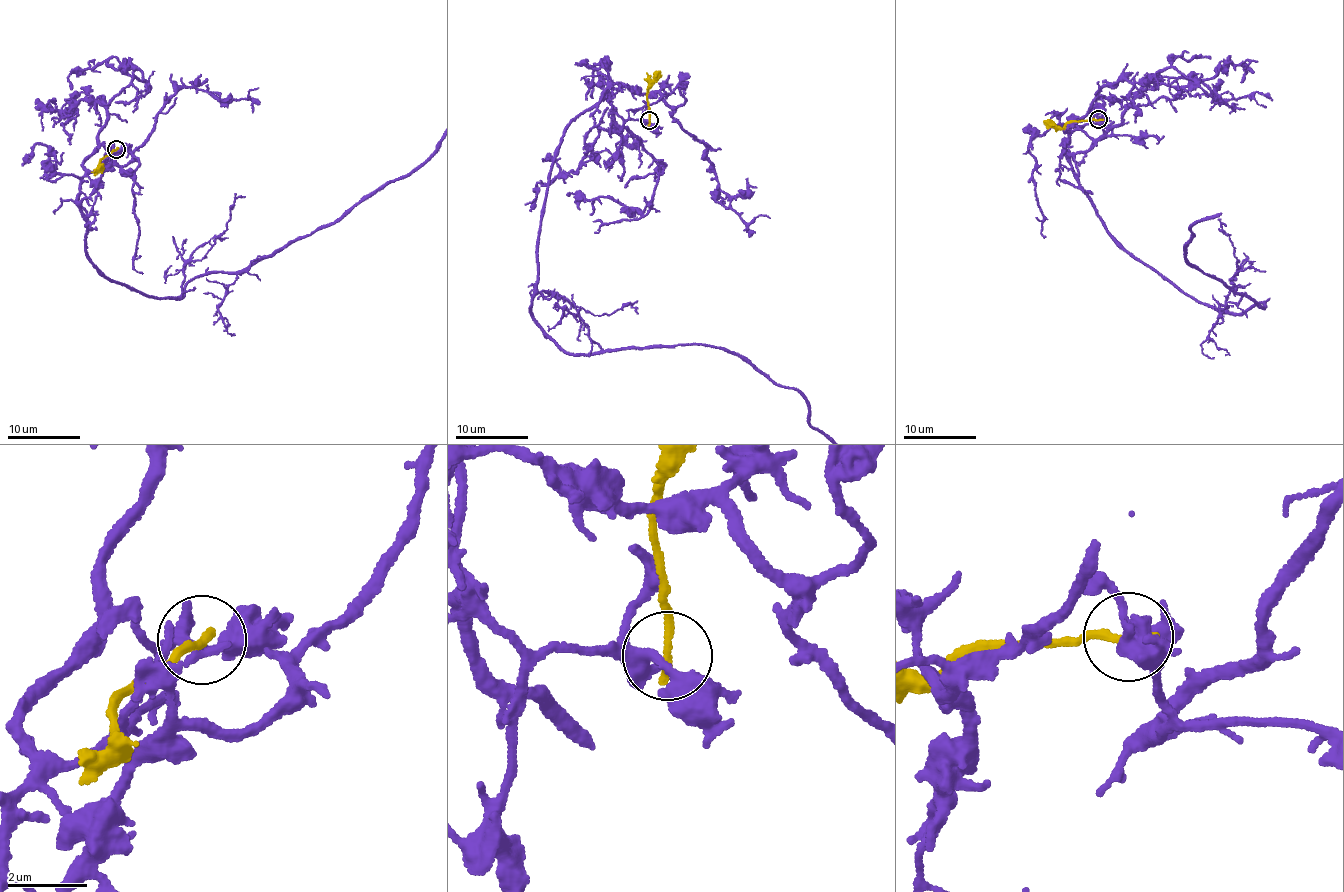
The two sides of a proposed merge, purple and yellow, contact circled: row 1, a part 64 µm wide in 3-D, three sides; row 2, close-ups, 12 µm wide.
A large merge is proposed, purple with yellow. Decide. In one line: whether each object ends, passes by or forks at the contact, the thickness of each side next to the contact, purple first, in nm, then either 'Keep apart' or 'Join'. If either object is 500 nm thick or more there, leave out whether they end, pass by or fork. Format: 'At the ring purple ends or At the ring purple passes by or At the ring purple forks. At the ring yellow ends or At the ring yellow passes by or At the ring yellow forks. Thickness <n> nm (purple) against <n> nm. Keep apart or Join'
At the ring purple forks. At the ring yellow ends. Thickness 240 nm (purple) against 240 nm. Keep apart

